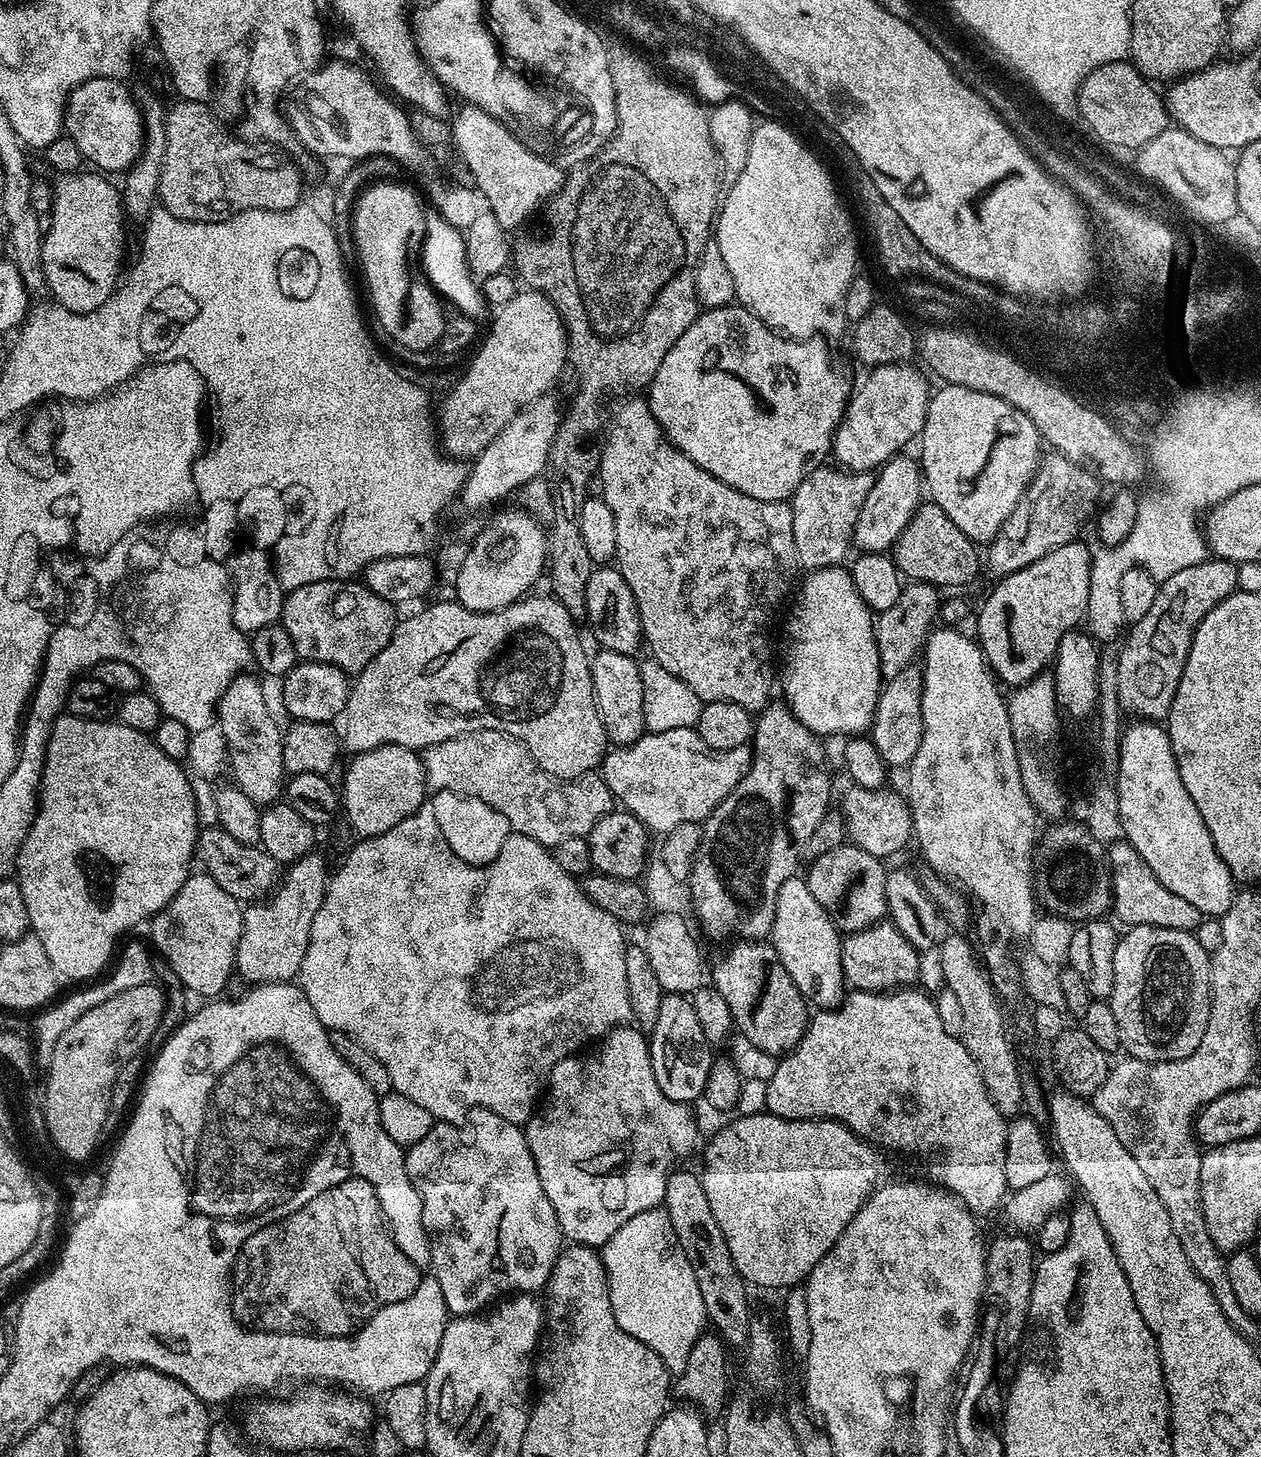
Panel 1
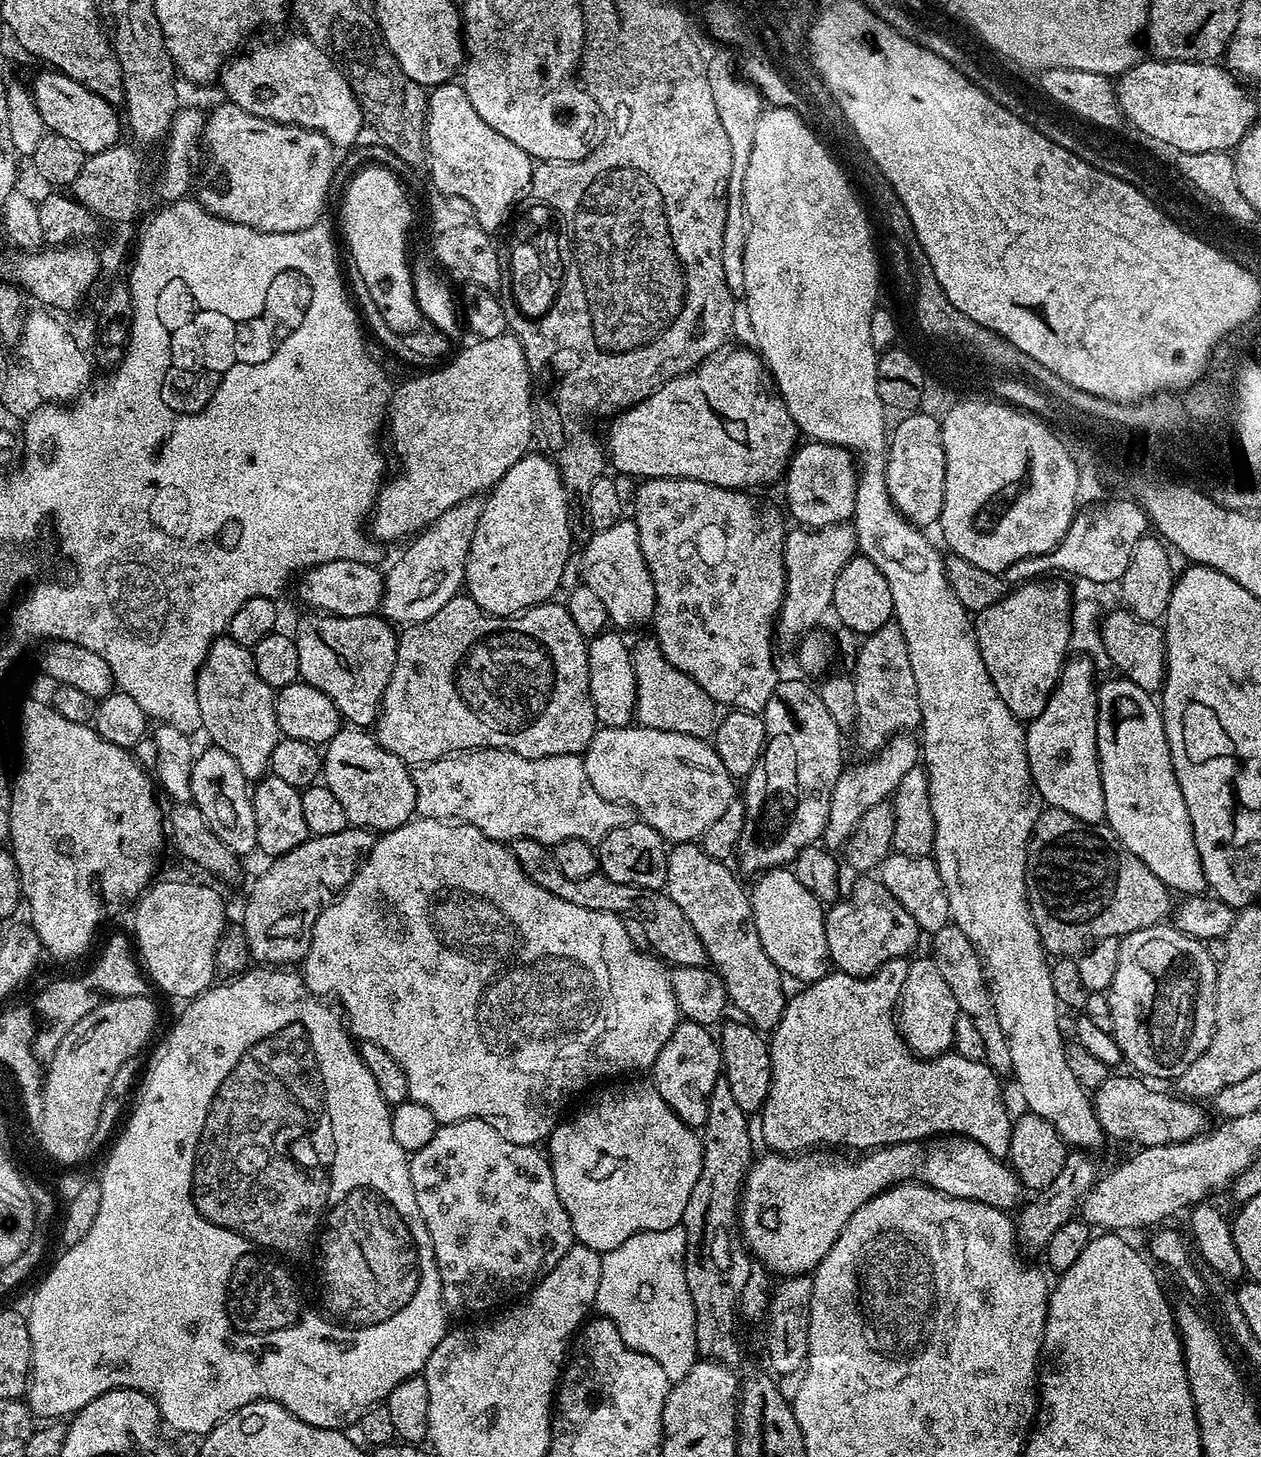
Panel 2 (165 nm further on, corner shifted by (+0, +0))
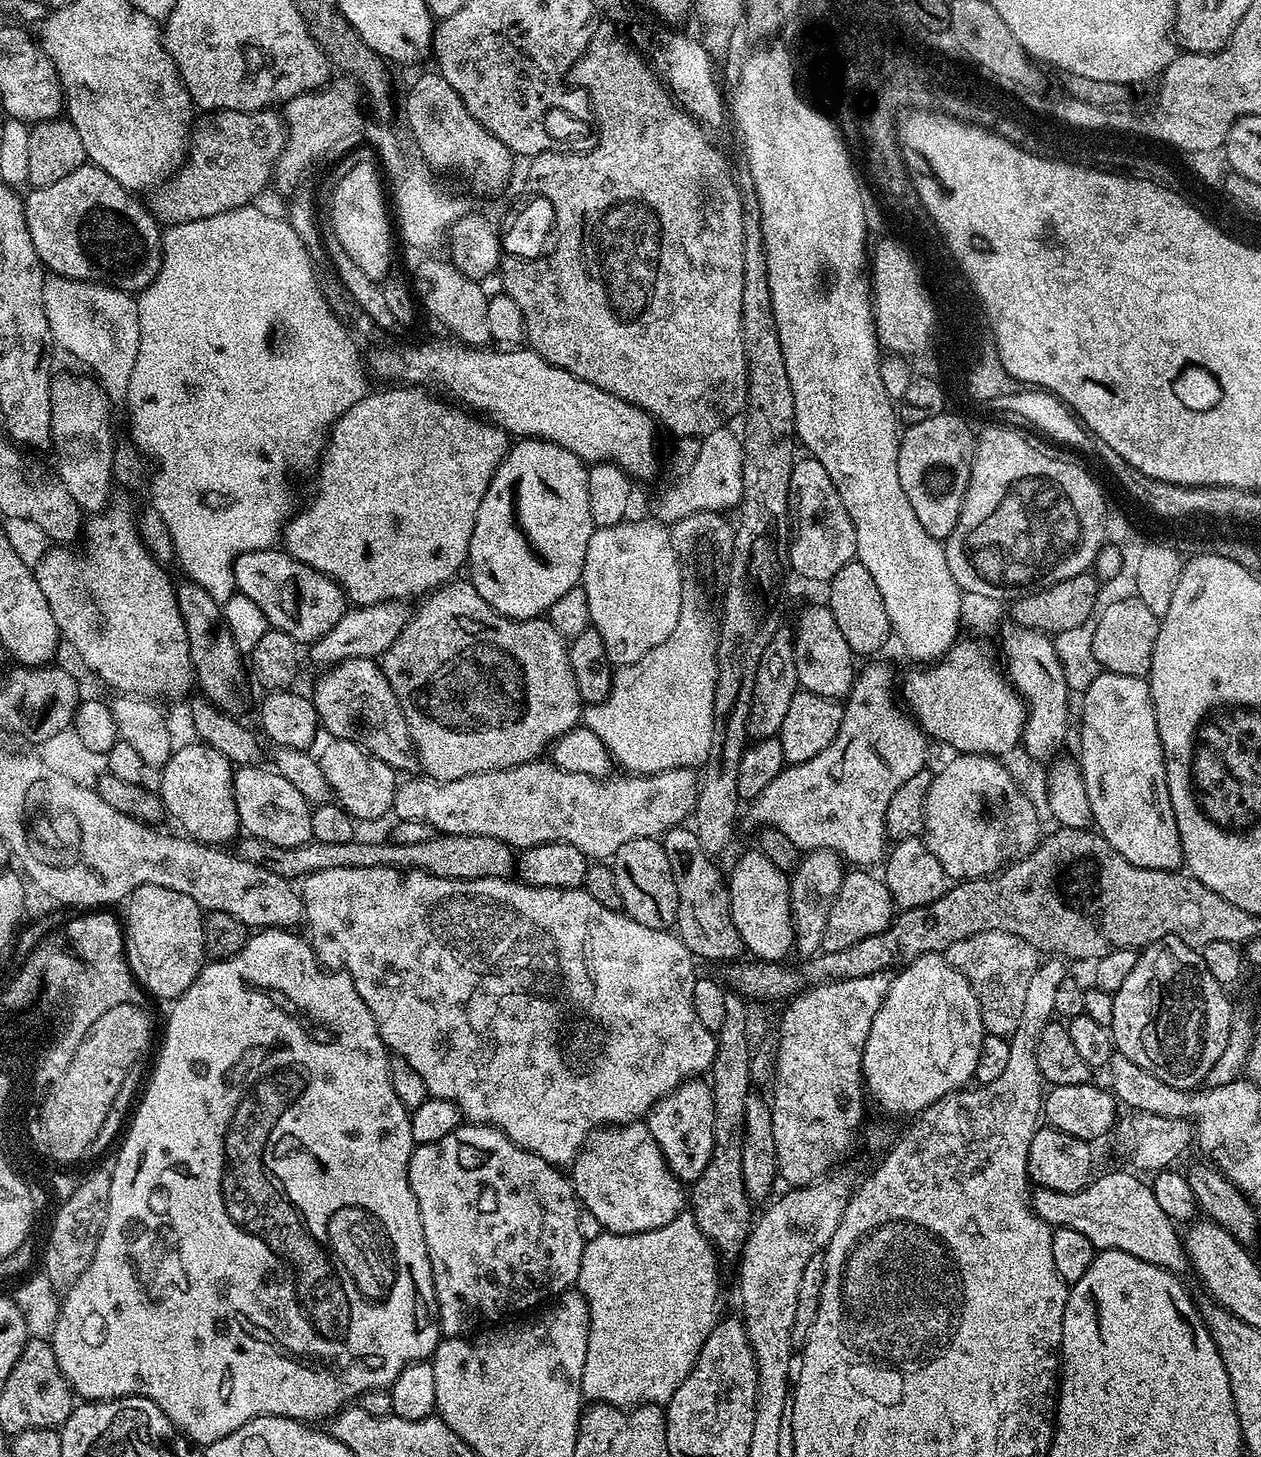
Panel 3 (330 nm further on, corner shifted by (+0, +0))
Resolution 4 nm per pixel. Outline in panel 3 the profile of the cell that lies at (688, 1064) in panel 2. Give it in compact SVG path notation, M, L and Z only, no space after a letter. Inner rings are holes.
M689 1078L652 1105L646 1123L654 1142L664 1155L664 1162L677 1180L691 1186L706 1170L714 1150L714 1102L712 1085L704 1078Z

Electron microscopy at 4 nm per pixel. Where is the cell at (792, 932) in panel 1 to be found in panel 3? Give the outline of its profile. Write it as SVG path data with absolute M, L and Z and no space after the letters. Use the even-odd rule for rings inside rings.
M759 851L748 852L732 868L727 881L734 926L738 926L741 945L753 952L760 962L780 962L794 948L792 934L792 911L788 893L789 877L760 855Z

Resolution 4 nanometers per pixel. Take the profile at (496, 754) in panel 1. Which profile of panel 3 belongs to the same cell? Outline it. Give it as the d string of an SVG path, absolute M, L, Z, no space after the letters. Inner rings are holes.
M529 762L518 764L514 768L495 768L493 772L471 772L469 776L463 776L457 780L441 780L439 782L427 782L423 784L420 780L408 780L397 783L396 797L392 803L392 812L397 821L409 820L410 822L422 822L435 828L437 833L446 836L485 836L486 838L498 838L506 842L513 850L523 850L526 848L537 848L540 844L573 844L582 850L584 855L596 862L607 861L626 842L637 840L638 838L663 837L664 833L670 829L683 825L691 817L692 810L696 806L696 789L698 787L698 776L692 768L668 768L665 772L653 772L651 774L620 774L611 778L601 778L598 776L587 776L581 772L571 772L565 768L557 768L551 762Z

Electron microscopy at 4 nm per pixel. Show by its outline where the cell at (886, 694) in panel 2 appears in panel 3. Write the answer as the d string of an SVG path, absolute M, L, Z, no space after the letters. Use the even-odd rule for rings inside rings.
M868 664L861 672L859 669L842 707L844 717L834 742L830 742L822 754L801 764L784 767L778 778L774 778L774 782L770 782L770 786L766 786L766 790L757 797L756 808L764 811L769 825L782 830L797 850L829 848L841 861L852 863L857 869L868 870L873 867L871 864L879 865L886 856L886 806L890 804L894 790L925 767L930 740L903 707L896 708L896 700L892 697L892 668L888 664Z

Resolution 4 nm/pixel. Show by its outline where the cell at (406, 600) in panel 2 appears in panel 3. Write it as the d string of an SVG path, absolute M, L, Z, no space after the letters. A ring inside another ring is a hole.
M386 600L382 604L367 604L355 610L345 611L342 619L322 639L311 645L309 652L313 660L324 664L323 666L331 666L354 657L373 659L383 655L408 624L410 611L408 612L404 604L407 603L400 600Z

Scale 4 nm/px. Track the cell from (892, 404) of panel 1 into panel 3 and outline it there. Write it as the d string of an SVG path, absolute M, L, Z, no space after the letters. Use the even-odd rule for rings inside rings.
M800 458L793 463L788 495L788 522L790 543L786 549L786 560L798 575L808 580L828 582L834 574L838 574L842 565L853 563L856 528L850 522L850 514L822 462Z

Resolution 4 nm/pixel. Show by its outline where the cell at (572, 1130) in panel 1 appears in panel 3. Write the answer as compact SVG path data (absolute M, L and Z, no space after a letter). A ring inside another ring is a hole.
M624 1122L593 1131L570 1165L570 1183L583 1211L589 1212L605 1233L618 1236L666 1226L681 1215L680 1207L686 1204L681 1181L665 1164L644 1122Z

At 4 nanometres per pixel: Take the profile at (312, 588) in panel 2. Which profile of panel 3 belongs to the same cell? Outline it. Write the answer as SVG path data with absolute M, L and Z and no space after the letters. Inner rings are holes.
M276 551L244 552L238 556L232 563L235 591L259 606L271 627L290 634L297 645L311 646L344 616L346 593L332 577L315 572L308 564L289 556L287 551Z

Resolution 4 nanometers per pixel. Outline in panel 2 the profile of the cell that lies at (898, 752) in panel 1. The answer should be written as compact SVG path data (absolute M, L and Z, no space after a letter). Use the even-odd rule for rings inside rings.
M897 732L879 752L869 755L865 764L845 767L838 782L834 782L834 794L830 794L830 818L826 822L826 830L822 837L823 847L829 850L843 849L848 843L850 834L858 826L862 814L870 810L870 806L885 803L896 791L898 782L910 774L910 770L918 767L922 760L922 748L917 737L908 732Z

